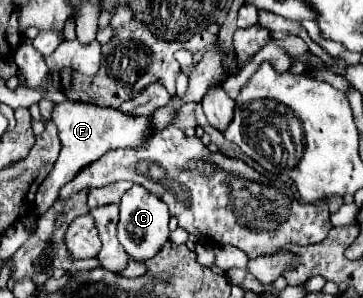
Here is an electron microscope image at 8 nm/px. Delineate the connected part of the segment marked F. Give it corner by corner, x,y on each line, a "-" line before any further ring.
65,100
61,104
55,104
51,112
51,120
59,130
59,140
63,148
51,174
45,178
45,182
37,190
35,204
37,204
39,216
43,214
43,208
47,212
47,208
59,198
59,190
67,182
71,182
79,174
79,170
99,160
107,150
137,148
139,144
143,144
143,140
147,140
147,136
151,136
151,132
147,132
147,118
123,116
123,112
115,108
99,108
95,104
83,104
83,102

